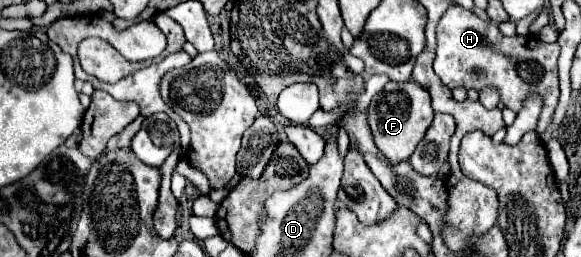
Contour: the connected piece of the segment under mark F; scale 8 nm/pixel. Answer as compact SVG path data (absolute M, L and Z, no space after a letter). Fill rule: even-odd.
M390 81L378 95L372 97L372 103L368 107L368 125L372 131L374 143L378 151L394 165L410 159L418 141L424 137L426 129L430 127L432 117L434 117L434 111L430 107L428 91L416 85L414 81L408 81L408 83Z

